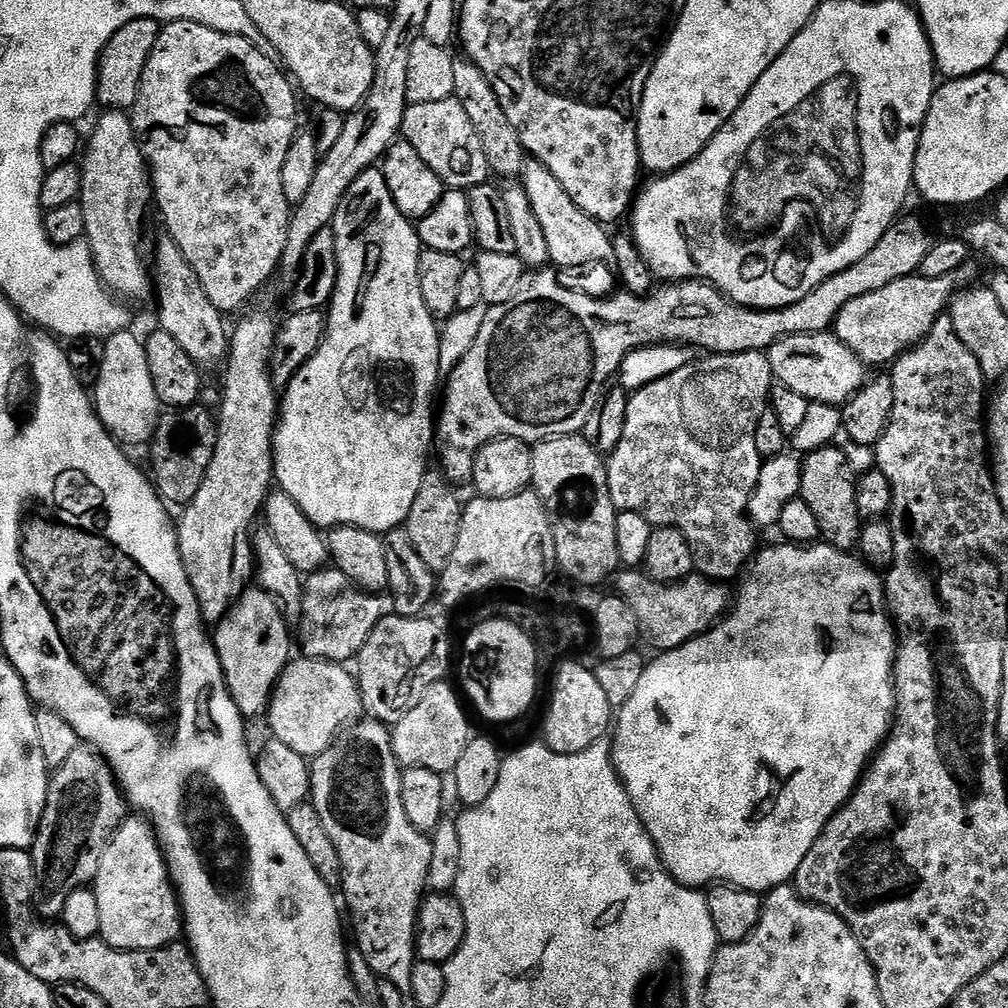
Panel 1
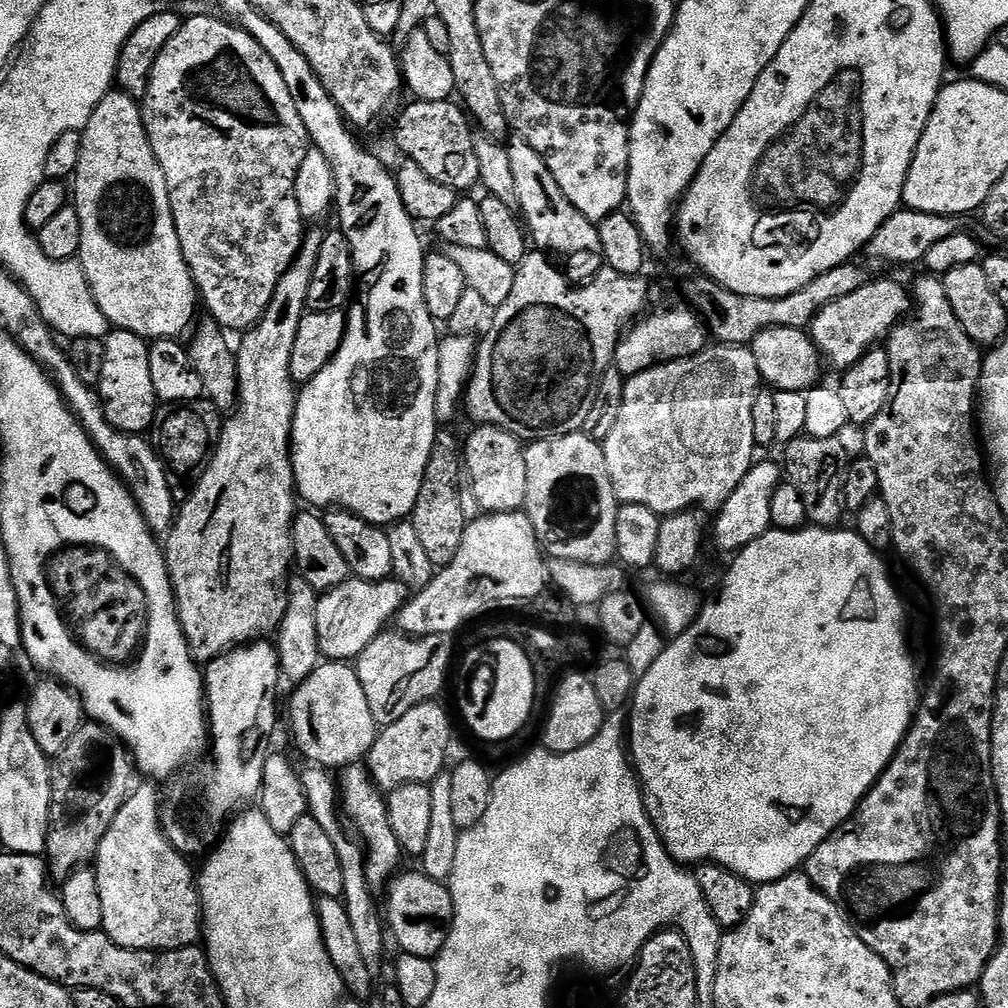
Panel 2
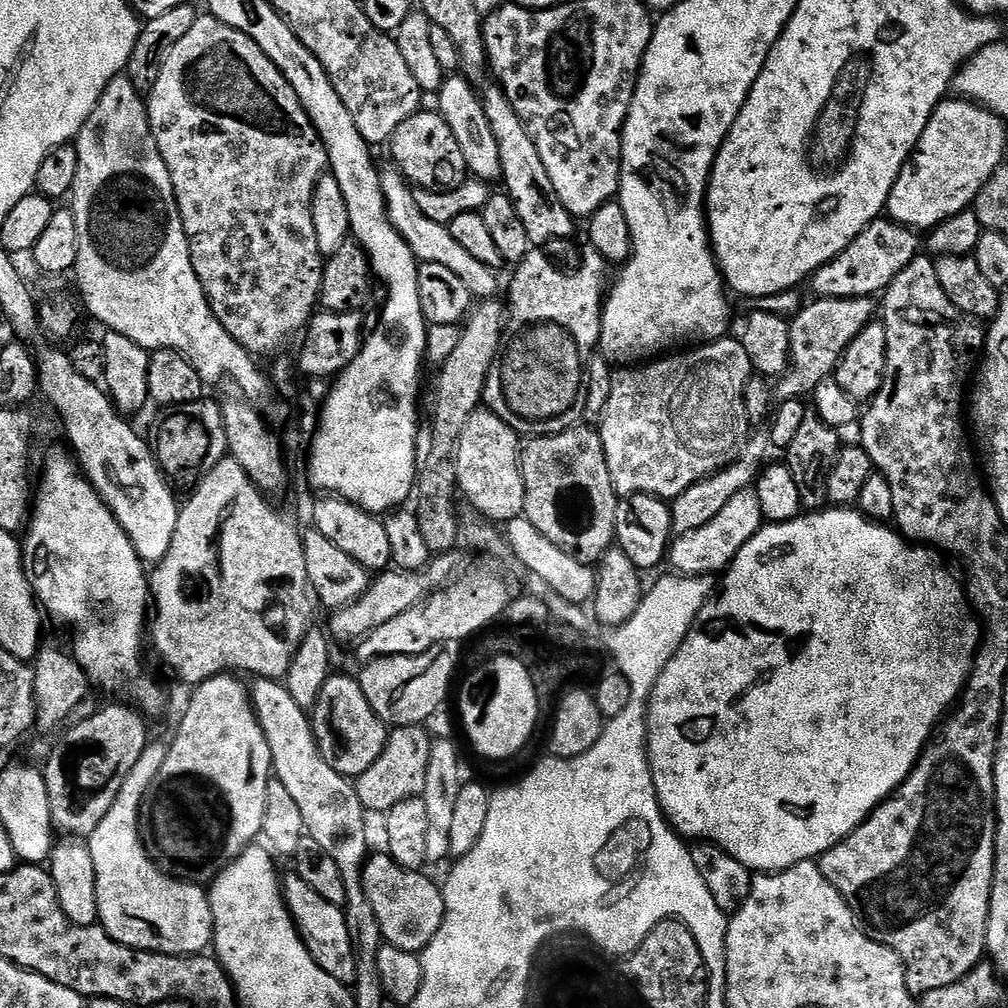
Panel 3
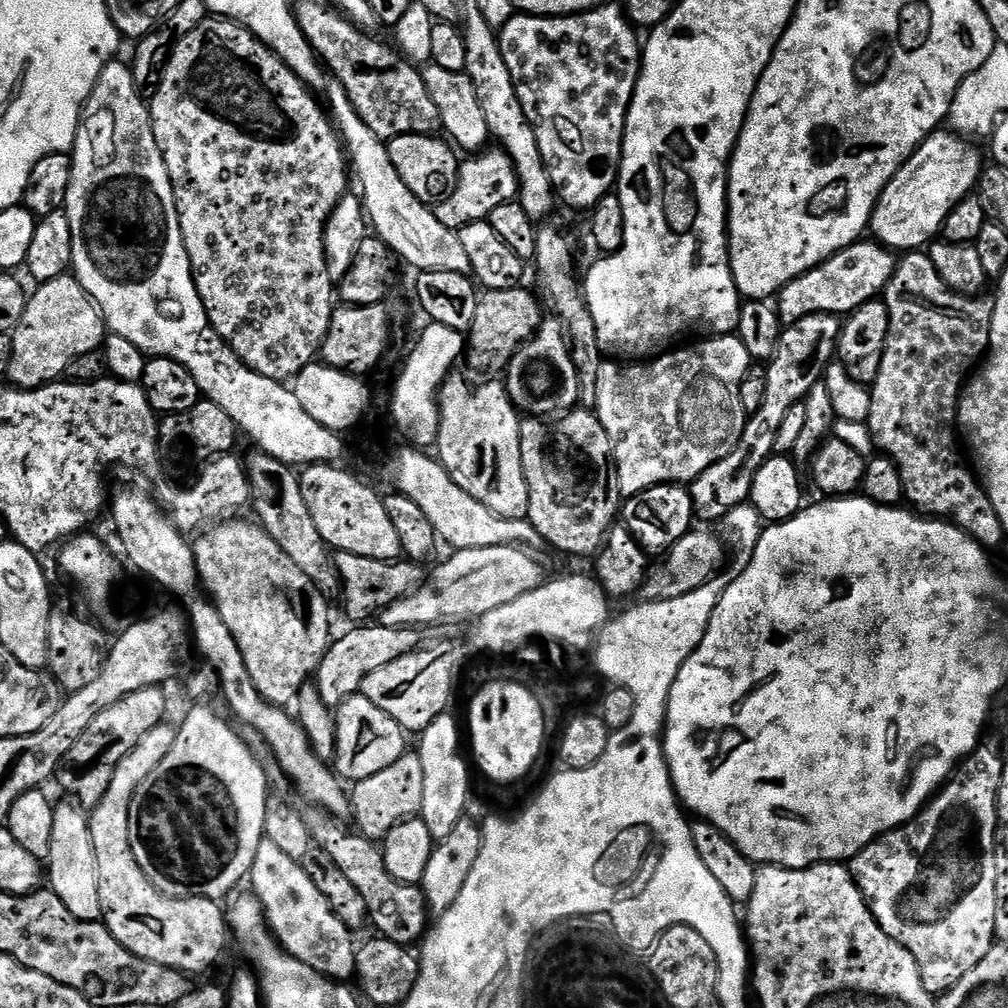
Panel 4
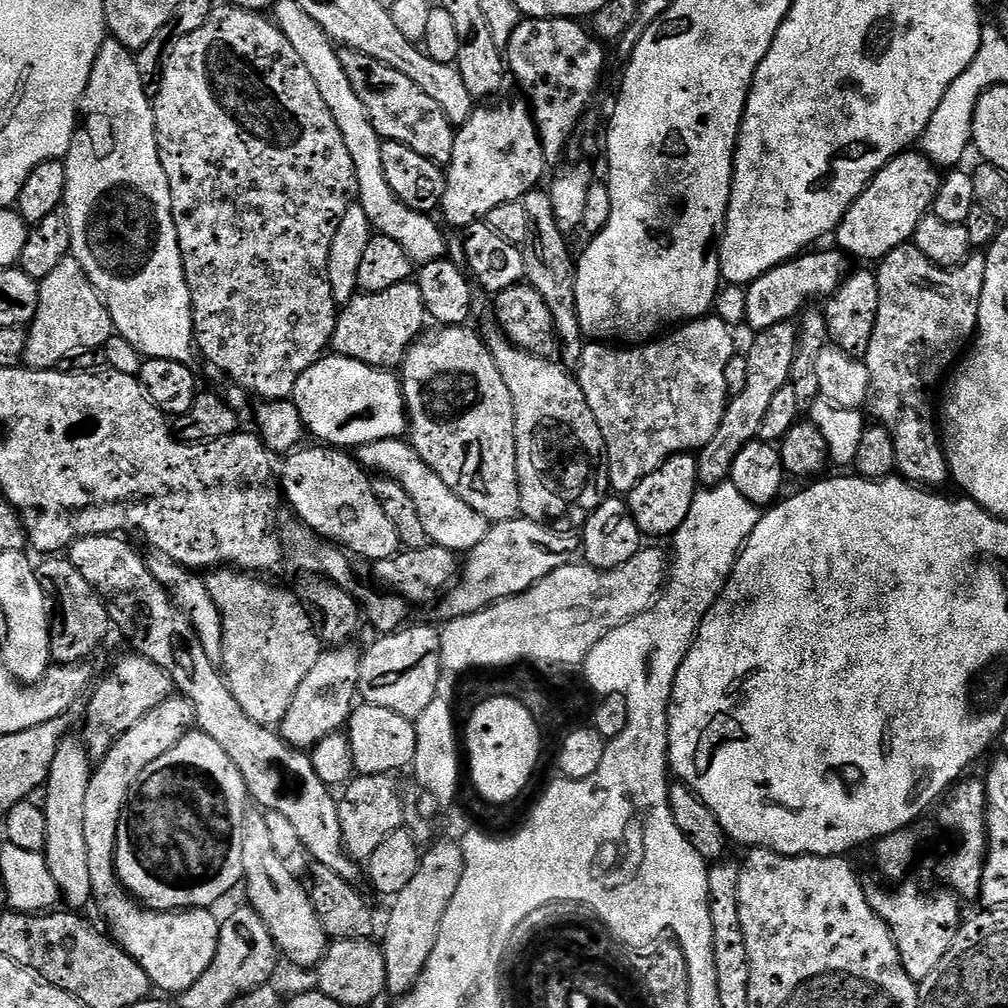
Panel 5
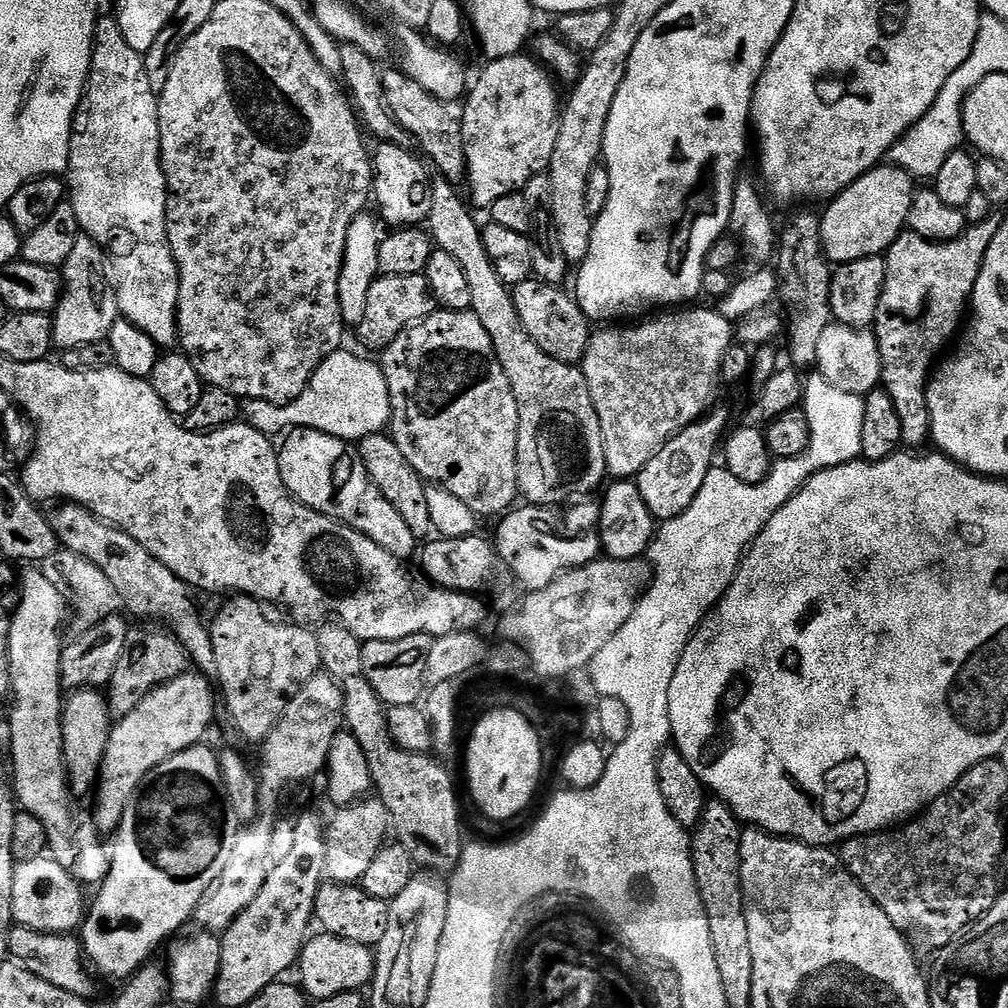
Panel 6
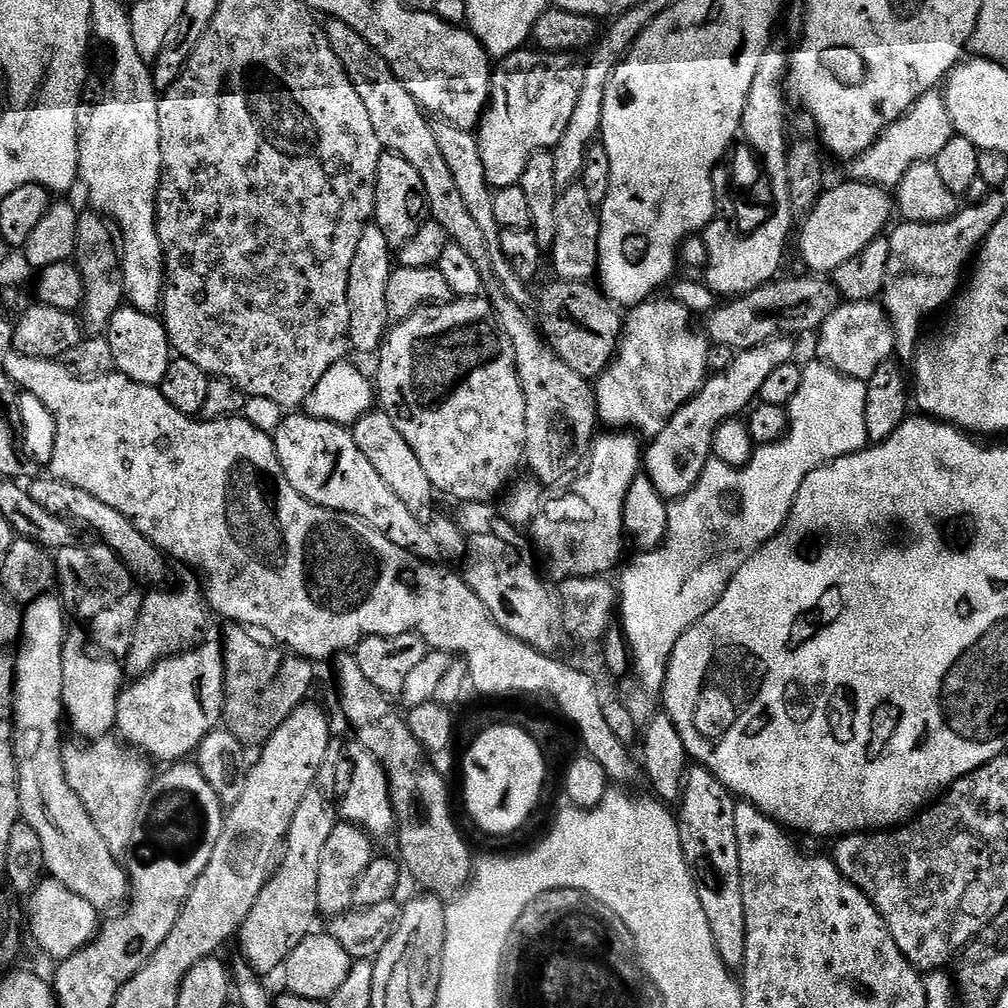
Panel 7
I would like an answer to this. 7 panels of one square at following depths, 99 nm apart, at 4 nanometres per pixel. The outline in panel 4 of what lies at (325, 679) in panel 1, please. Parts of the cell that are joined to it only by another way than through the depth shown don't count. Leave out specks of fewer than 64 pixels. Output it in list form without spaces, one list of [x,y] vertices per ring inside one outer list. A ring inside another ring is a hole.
[[[363,694],[348,696],[335,709],[336,752],[334,771],[341,781],[355,782],[362,778],[370,778],[370,774],[378,774],[378,770],[386,770],[386,766],[404,756],[406,733],[404,727],[386,710],[378,710],[370,698]]]

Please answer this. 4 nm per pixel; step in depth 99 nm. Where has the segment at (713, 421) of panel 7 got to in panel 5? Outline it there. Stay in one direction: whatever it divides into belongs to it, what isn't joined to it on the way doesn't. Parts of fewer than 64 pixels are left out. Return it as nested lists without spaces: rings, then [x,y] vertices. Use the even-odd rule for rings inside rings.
[[[692,454],[672,456],[658,470],[639,480],[632,491],[627,493],[628,509],[645,537],[671,537],[682,526],[682,522],[686,522],[686,514],[690,514],[700,479],[696,462],[697,457]]]

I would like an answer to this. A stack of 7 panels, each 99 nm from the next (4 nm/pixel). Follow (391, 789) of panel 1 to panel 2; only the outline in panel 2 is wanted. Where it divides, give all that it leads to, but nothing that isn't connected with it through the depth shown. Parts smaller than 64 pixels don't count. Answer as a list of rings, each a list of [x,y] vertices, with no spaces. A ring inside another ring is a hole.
[[[360,762],[348,765],[339,773],[338,792],[343,815],[346,817],[347,823],[358,833],[359,839],[366,849],[368,883],[373,886],[387,885],[388,881],[397,875],[398,869],[401,867],[399,864],[402,849],[398,838],[394,838],[394,830],[390,830],[388,802],[385,793],[376,787],[367,767]]]

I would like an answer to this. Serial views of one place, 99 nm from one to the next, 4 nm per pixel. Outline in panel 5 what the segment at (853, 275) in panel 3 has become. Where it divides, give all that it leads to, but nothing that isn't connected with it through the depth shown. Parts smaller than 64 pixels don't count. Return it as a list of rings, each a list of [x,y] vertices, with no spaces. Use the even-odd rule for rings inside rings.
[[[840,250],[816,251],[801,254],[795,260],[787,260],[774,270],[762,274],[753,284],[747,285],[745,292],[748,293],[744,296],[744,316],[748,319],[752,330],[761,332],[775,324],[791,321],[801,315],[805,306],[813,303],[811,300],[816,300],[819,296],[827,298],[836,293],[838,286],[850,271],[849,257]]]

